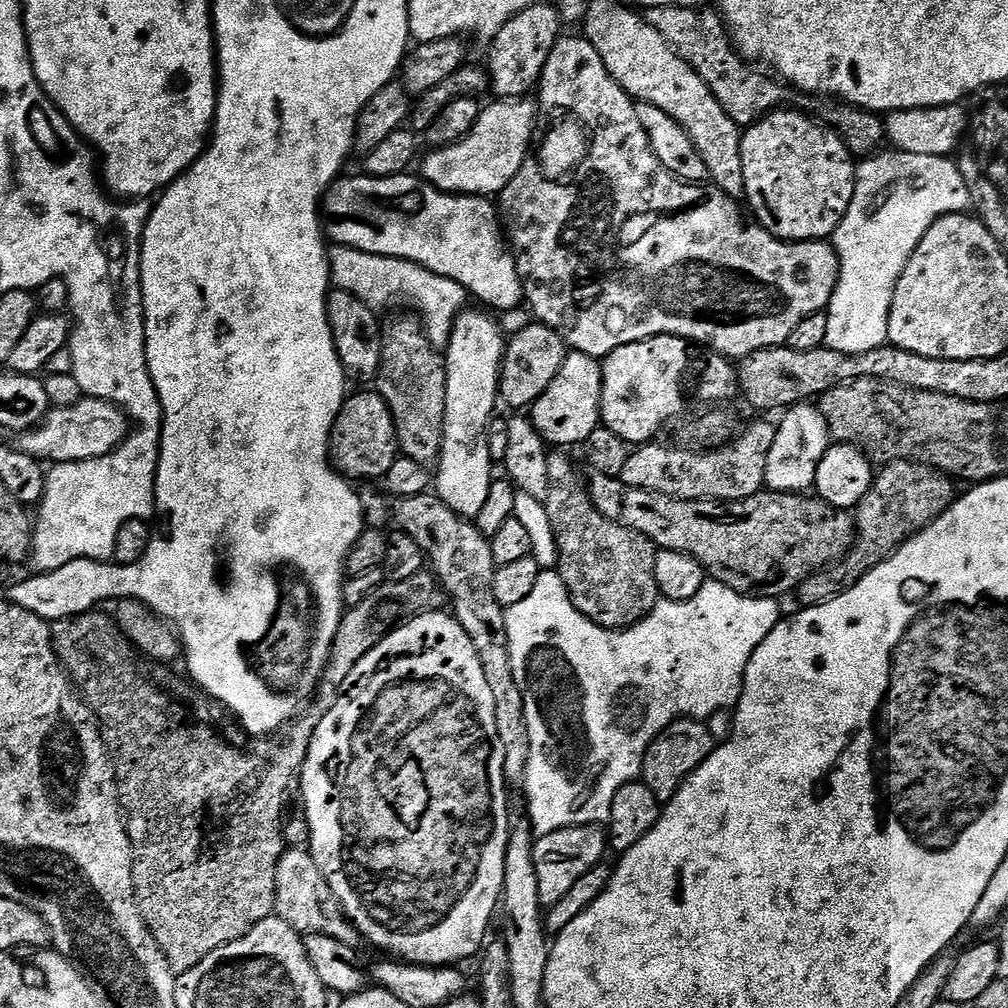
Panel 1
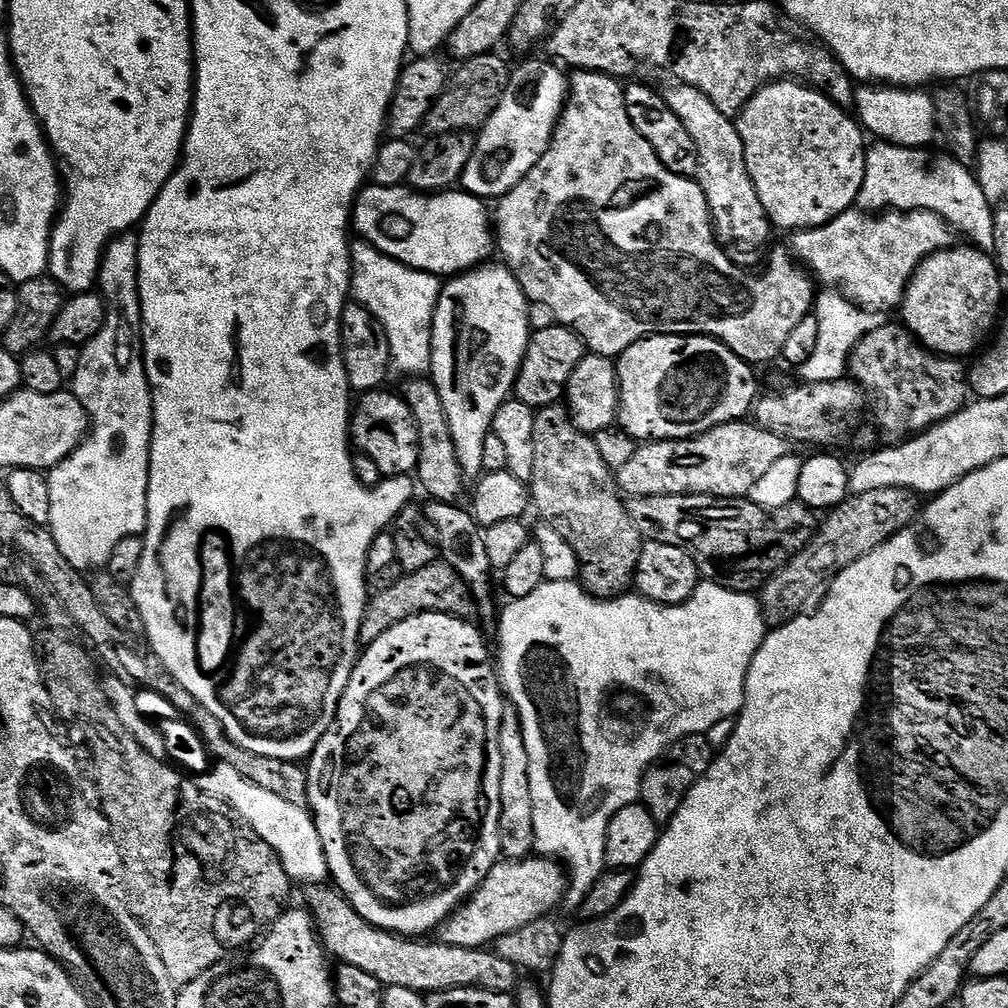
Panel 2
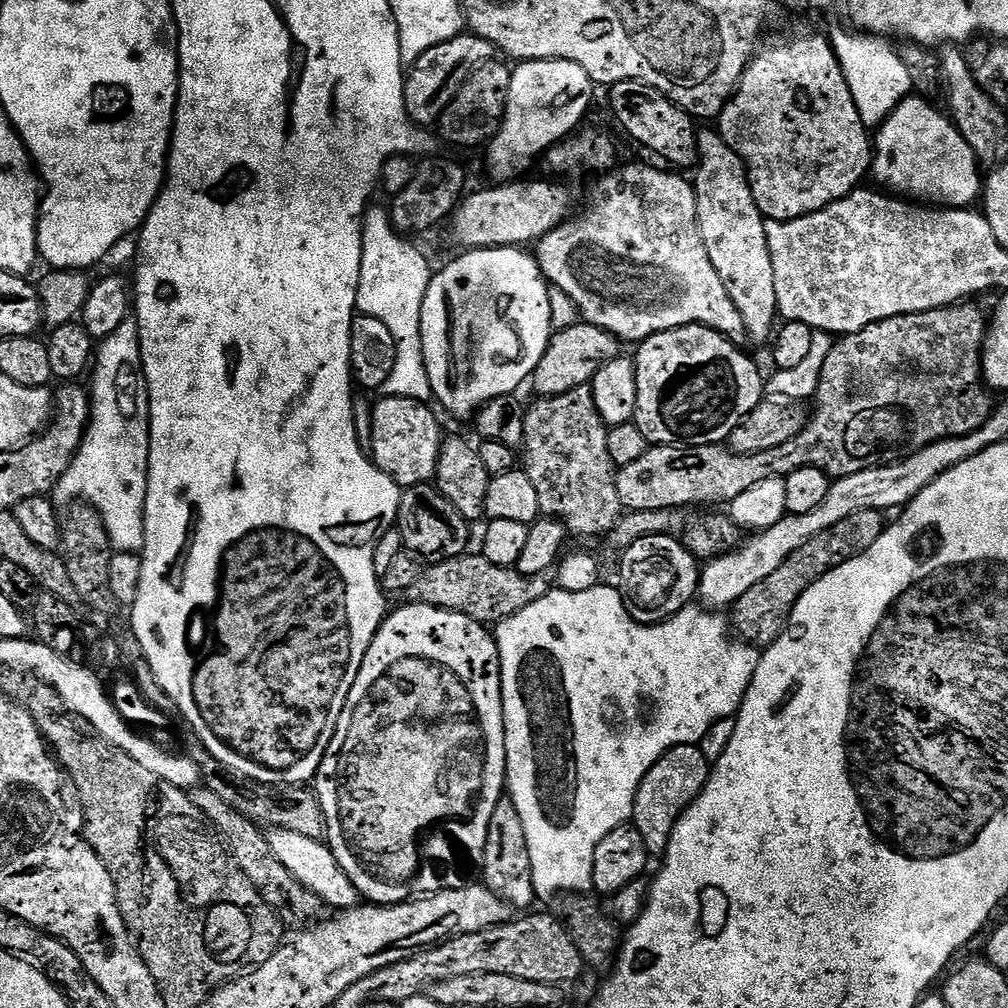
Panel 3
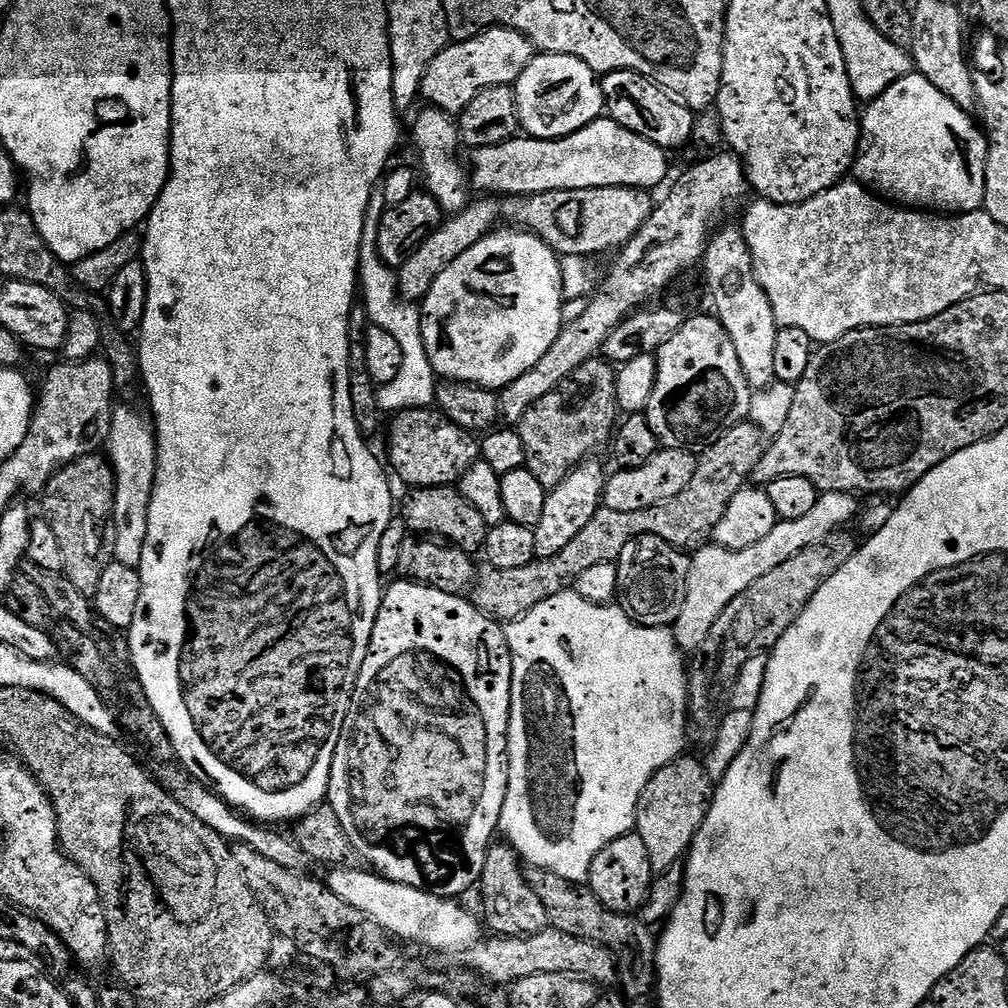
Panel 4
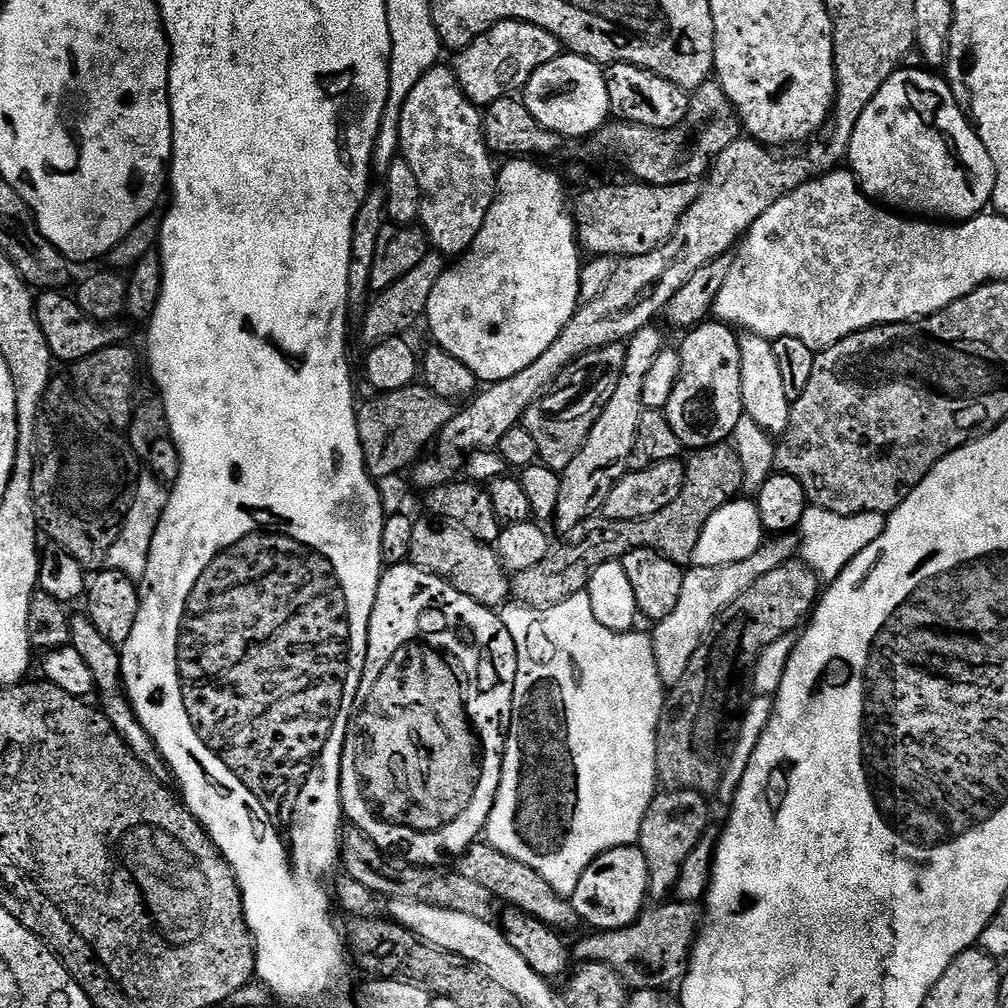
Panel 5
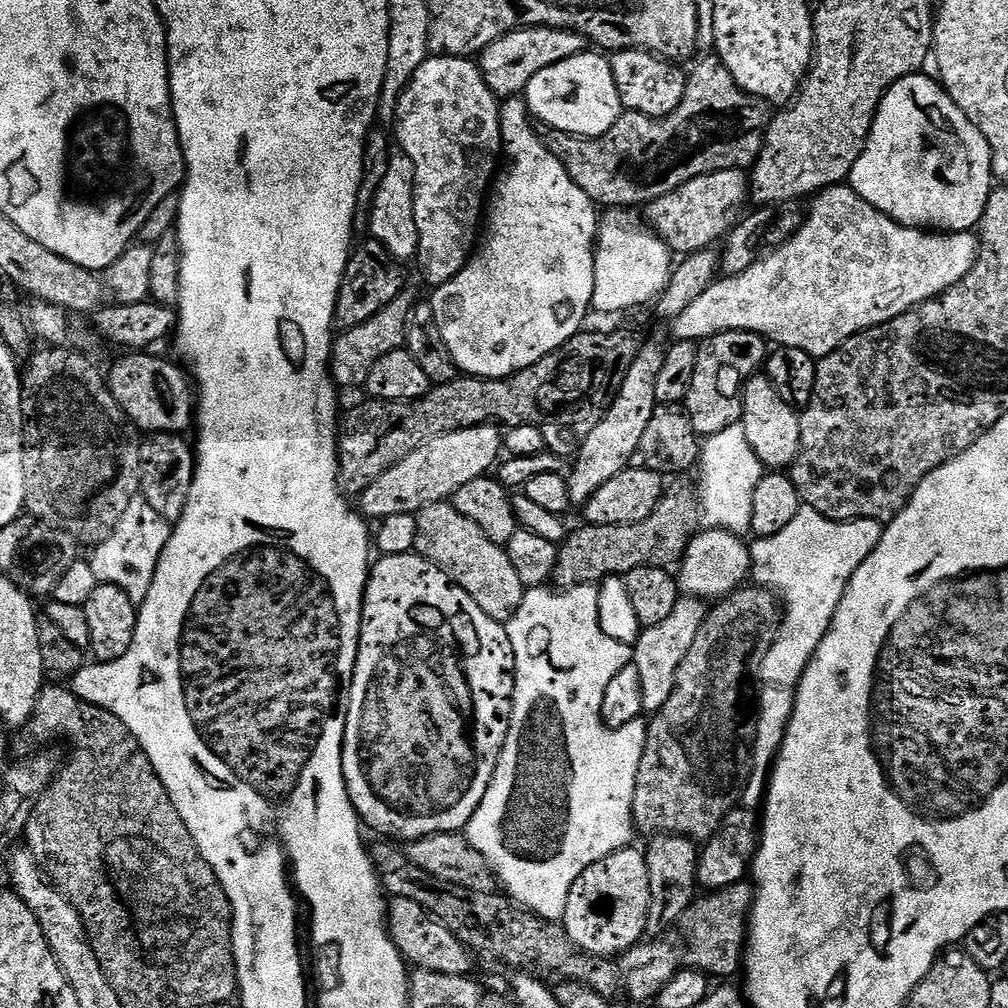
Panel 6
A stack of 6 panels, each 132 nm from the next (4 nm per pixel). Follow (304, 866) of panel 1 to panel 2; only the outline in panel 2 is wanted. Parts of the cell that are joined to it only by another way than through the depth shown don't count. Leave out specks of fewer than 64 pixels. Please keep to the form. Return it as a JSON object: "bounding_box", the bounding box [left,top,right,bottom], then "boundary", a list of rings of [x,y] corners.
{"bounding_box":[307,883,521,994],"boundary":[[[327,883],[313,884],[307,892],[307,911],[312,913],[320,942],[331,959],[340,964],[354,966],[358,970],[366,970],[366,974],[378,978],[378,982],[382,982],[385,988],[402,986],[406,990],[421,994],[455,988],[485,988],[491,992],[512,994],[521,983],[521,969],[506,962],[506,958],[498,958],[494,950],[463,948],[439,942],[424,944],[428,942],[420,938],[384,932],[359,916],[352,908],[352,903],[344,897],[344,893],[335,887]]]}

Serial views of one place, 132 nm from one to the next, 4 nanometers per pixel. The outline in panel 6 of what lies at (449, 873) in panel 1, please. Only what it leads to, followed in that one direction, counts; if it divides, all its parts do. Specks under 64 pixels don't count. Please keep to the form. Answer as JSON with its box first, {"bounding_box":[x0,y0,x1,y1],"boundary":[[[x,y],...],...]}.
{"bounding_box":[342,554,516,842],"boundary":[[[409,554],[406,556],[380,556],[377,561],[377,564],[375,561],[371,565],[368,573],[368,585],[364,588],[364,605],[362,606],[362,614],[360,615],[360,645],[358,646],[358,654],[356,655],[356,669],[354,670],[354,678],[352,679],[352,692],[348,696],[348,717],[346,718],[344,749],[342,750],[342,770],[344,771],[344,781],[348,787],[348,797],[356,808],[356,815],[360,817],[361,821],[367,827],[369,824],[374,831],[381,832],[384,835],[381,837],[384,838],[395,838],[397,841],[404,840],[403,842],[411,842],[421,840],[427,836],[433,836],[434,834],[442,834],[443,832],[459,833],[461,830],[467,829],[470,818],[474,818],[474,814],[478,810],[478,806],[482,802],[482,798],[486,794],[490,782],[494,778],[494,770],[498,766],[498,758],[504,748],[506,734],[510,730],[512,691],[516,685],[516,663],[514,662],[514,650],[510,646],[508,630],[501,621],[487,616],[482,610],[482,606],[478,606],[478,602],[474,602],[474,598],[470,598],[470,594],[466,594],[466,590],[462,590],[456,584],[452,583],[448,575],[438,566],[431,564],[429,560],[423,560],[421,556]]]}

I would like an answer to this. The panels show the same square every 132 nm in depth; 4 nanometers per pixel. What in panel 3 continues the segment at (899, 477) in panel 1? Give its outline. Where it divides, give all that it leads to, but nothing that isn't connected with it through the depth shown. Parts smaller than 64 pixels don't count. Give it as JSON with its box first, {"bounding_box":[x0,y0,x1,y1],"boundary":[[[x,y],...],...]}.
{"bounding_box":[730,508,886,646],"boundary":[[[867,508],[855,512],[850,518],[838,522],[838,526],[830,526],[830,530],[822,530],[806,546],[798,546],[774,574],[762,578],[758,586],[750,586],[742,598],[738,598],[730,608],[730,624],[739,639],[757,646],[773,644],[788,627],[788,619],[792,617],[794,606],[798,598],[818,578],[822,578],[830,570],[842,566],[846,561],[860,556],[867,548],[874,546],[886,527],[885,513],[883,511]]]}

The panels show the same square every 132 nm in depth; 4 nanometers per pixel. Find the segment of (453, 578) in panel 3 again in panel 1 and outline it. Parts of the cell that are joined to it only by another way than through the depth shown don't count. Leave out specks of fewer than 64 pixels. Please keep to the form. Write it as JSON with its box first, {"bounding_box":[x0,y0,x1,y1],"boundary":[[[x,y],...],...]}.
{"bounding_box":[323,570,446,686],"boundary":[[[428,570],[414,574],[414,578],[406,578],[406,582],[390,580],[379,584],[377,588],[370,590],[370,594],[366,594],[366,598],[362,598],[362,602],[351,605],[345,611],[323,680],[343,686],[350,670],[354,670],[354,666],[358,666],[358,662],[362,662],[364,655],[379,640],[384,639],[391,629],[408,623],[421,612],[435,612],[443,609],[445,604],[446,593],[440,587],[439,580]]]}

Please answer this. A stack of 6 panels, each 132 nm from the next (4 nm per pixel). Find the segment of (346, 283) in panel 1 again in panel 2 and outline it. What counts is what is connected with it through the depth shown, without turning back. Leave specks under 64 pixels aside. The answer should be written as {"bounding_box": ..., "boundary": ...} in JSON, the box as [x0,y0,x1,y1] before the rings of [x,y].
{"bounding_box":[351,239,442,378],"boundary":[[[357,239],[352,244],[351,295],[384,328],[390,342],[393,373],[401,372],[404,378],[424,378],[432,370],[432,323],[436,304],[440,301],[442,280],[428,272],[406,266],[378,251],[373,244]]]}

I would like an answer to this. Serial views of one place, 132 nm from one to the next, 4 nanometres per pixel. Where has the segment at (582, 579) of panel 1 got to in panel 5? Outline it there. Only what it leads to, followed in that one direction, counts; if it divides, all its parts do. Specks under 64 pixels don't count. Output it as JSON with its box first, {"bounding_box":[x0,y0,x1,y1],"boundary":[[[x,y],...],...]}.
{"bounding_box":[522,344,626,474],"boundary":[[[624,344],[593,348],[574,361],[571,368],[525,410],[522,427],[530,430],[530,438],[534,438],[534,446],[538,446],[539,463],[562,474],[566,466],[578,458],[578,450],[582,450],[586,438],[590,438],[594,422],[602,418],[606,402],[614,398],[614,388],[618,386],[618,378],[622,378],[622,366],[626,366]]]}

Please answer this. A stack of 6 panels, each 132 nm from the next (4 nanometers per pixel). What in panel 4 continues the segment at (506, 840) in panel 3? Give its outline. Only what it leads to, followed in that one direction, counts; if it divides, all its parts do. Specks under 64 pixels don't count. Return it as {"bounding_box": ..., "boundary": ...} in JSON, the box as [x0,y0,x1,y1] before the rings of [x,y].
{"bounding_box":[478,842,549,936],"boundary":[[[496,842],[488,849],[486,866],[482,870],[482,878],[478,885],[479,892],[484,899],[484,912],[488,915],[488,924],[495,935],[529,936],[549,927],[546,906],[542,906],[542,898],[534,894],[520,857],[507,843]]]}

